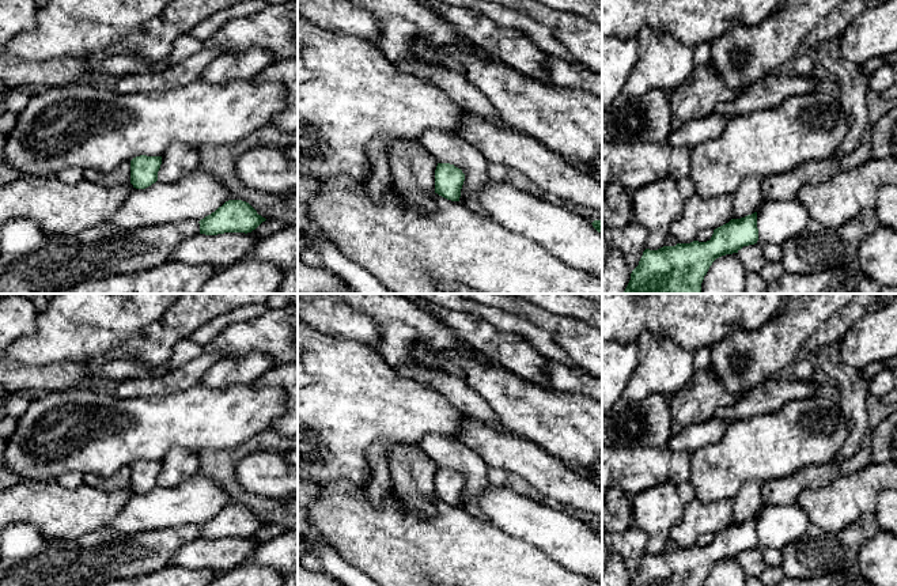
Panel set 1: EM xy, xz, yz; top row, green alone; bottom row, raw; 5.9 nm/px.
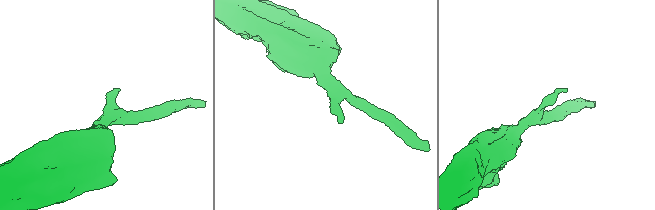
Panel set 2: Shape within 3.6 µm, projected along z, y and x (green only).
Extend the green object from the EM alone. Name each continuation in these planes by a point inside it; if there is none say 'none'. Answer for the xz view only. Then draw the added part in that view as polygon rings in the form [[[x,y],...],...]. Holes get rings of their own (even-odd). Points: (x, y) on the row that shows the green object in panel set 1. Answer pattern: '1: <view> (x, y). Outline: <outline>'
none

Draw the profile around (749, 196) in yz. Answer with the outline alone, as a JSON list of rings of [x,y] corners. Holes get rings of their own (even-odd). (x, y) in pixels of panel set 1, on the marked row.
[[[750,175],[746,178],[734,196],[733,219],[741,219],[757,212],[764,201],[762,193],[764,177]]]

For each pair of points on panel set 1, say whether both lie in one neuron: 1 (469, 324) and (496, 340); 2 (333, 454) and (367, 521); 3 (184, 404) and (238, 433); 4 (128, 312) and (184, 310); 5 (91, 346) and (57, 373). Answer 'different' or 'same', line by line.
1: same
2: different
3: same
4: different
5: different

